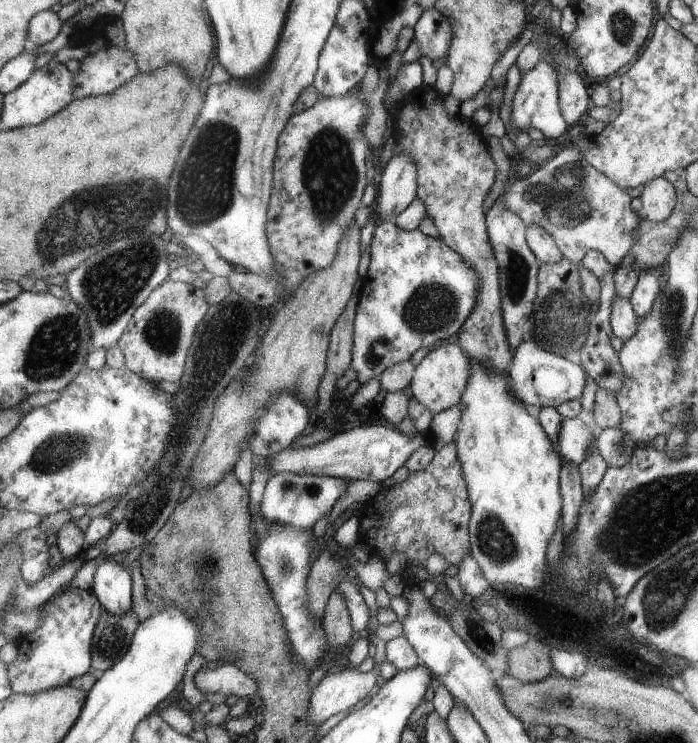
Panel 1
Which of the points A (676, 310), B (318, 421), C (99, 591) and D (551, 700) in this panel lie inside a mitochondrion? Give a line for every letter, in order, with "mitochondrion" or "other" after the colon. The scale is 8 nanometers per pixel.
A: mitochondrion
B: other
C: other
D: mitochondrion

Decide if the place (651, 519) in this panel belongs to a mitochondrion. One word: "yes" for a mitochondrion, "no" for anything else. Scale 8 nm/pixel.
yes

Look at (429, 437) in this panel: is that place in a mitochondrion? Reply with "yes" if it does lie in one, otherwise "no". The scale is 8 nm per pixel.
no

